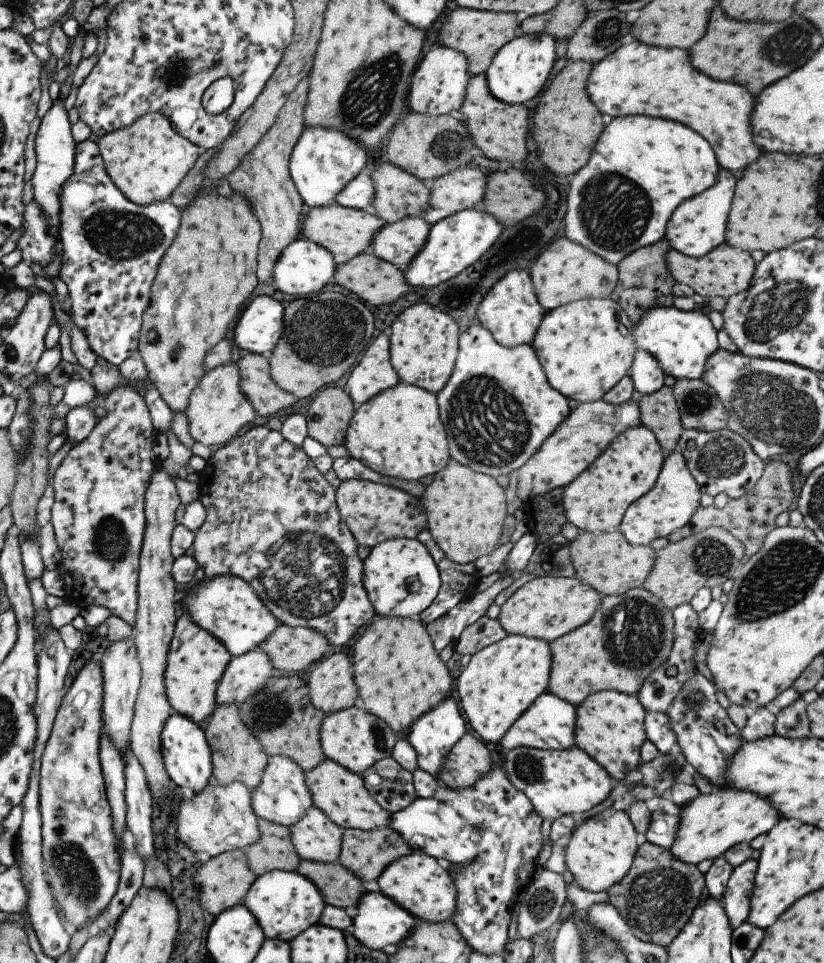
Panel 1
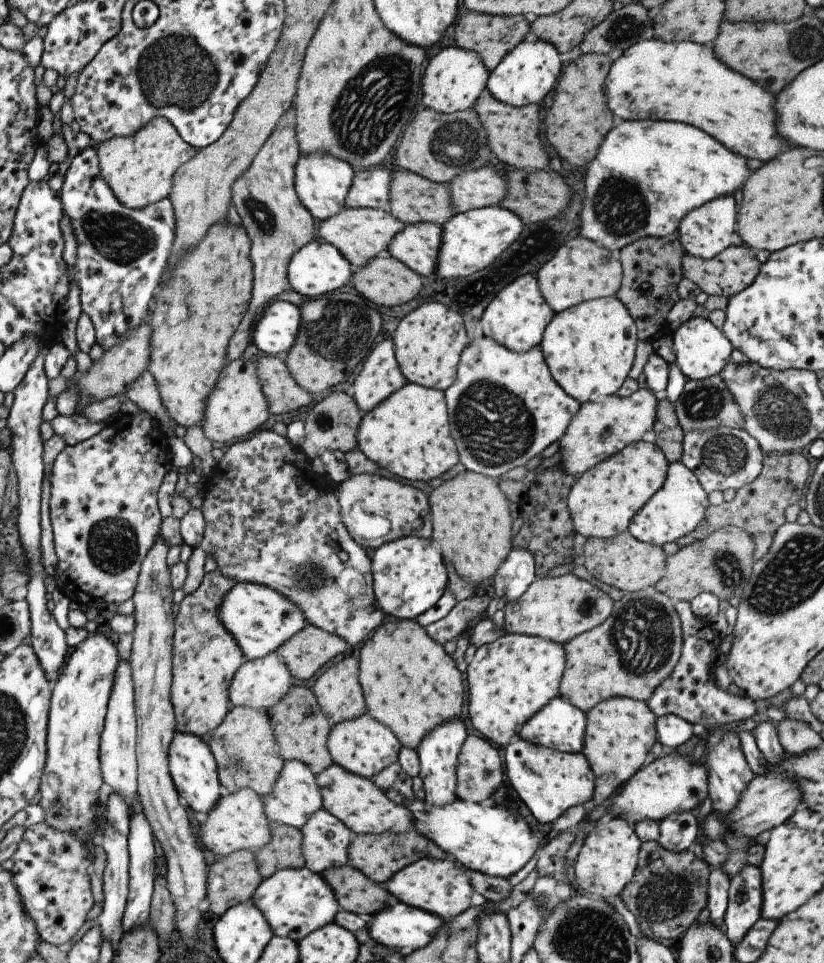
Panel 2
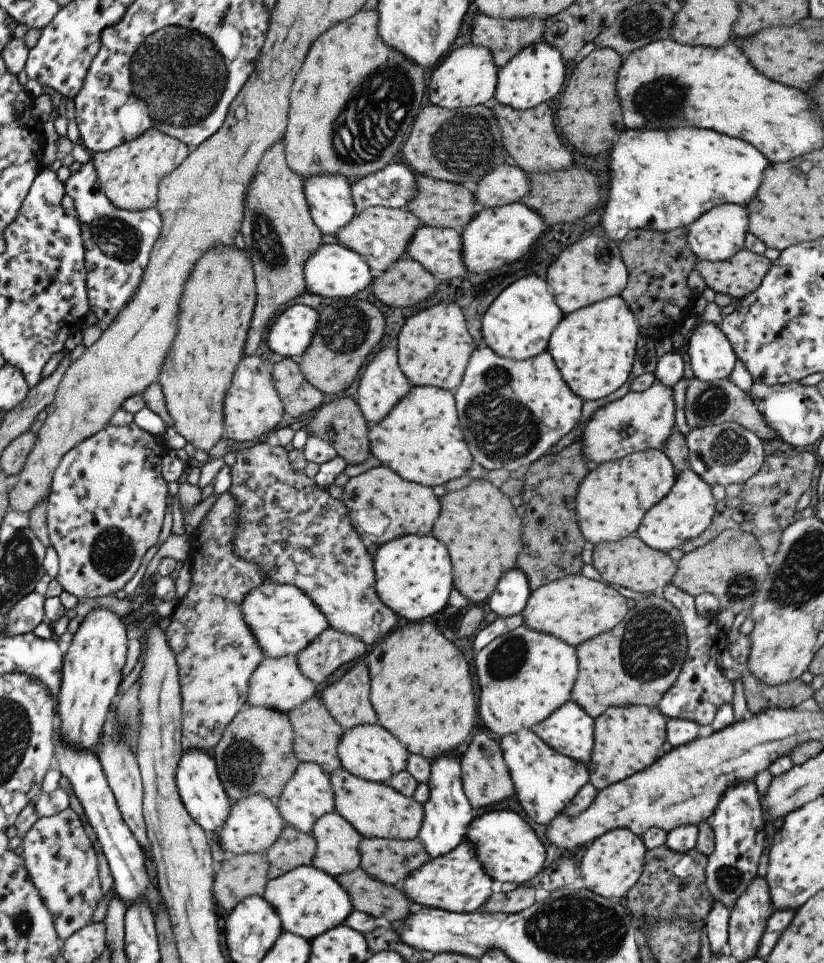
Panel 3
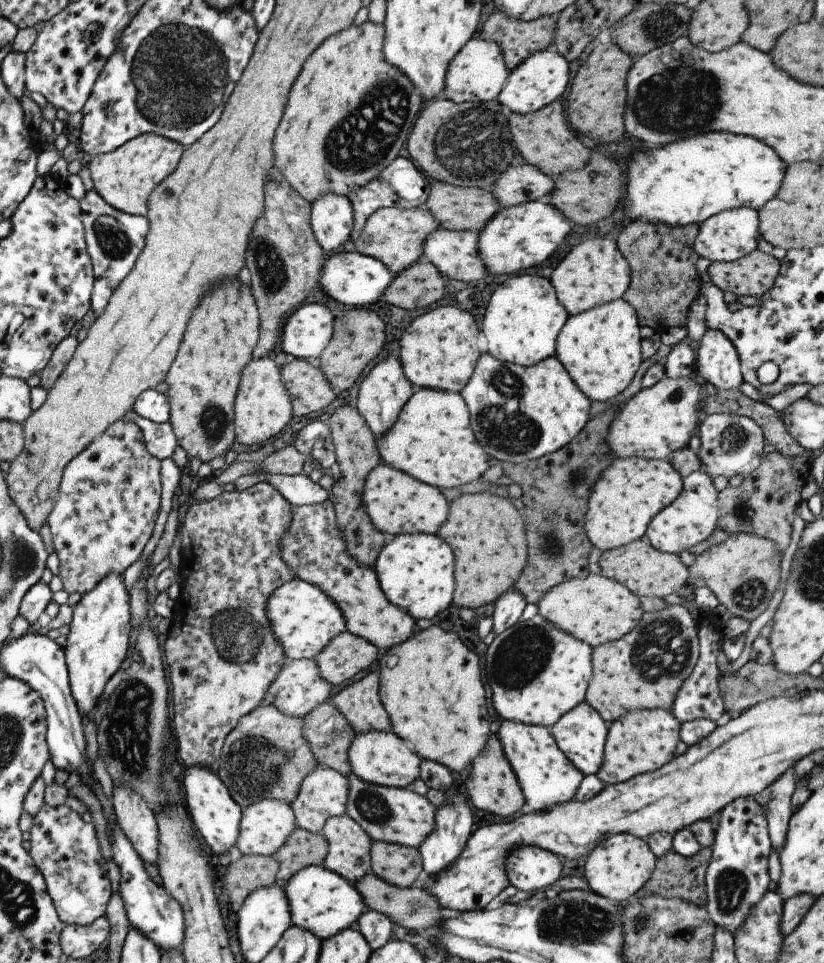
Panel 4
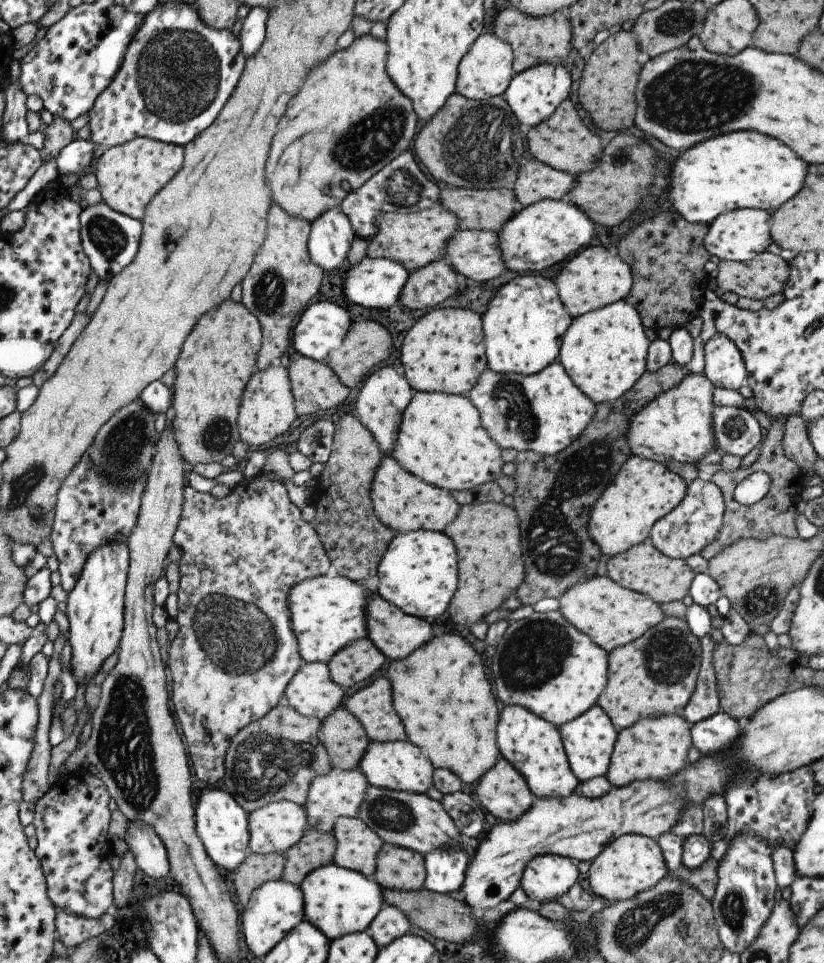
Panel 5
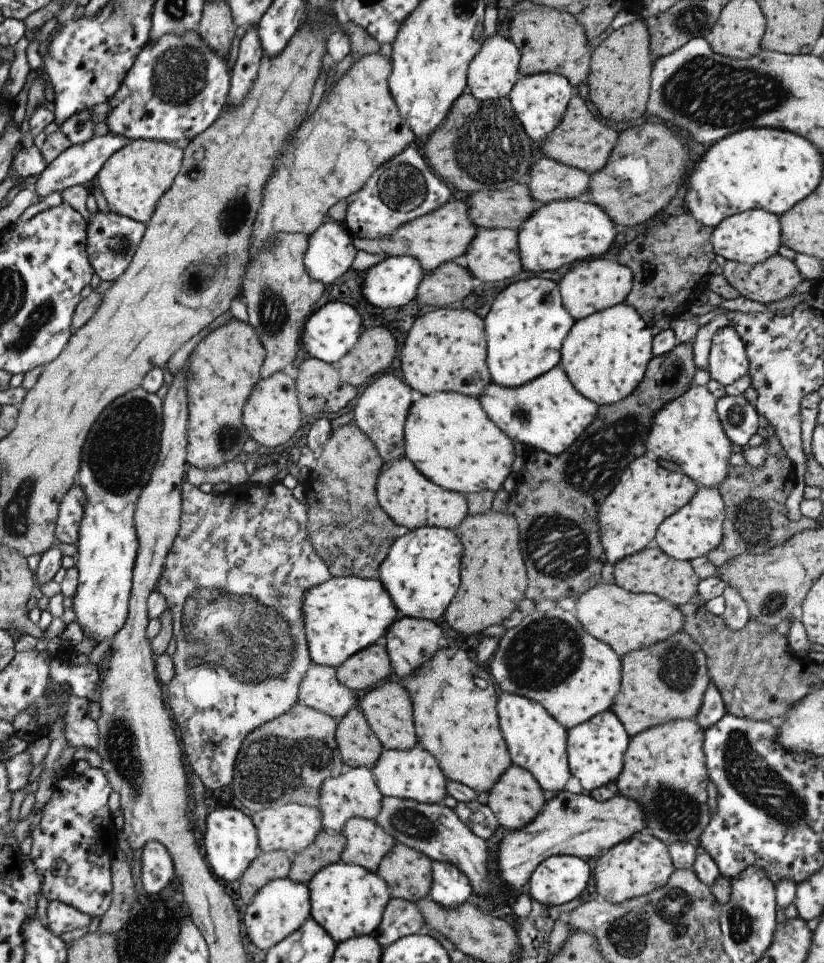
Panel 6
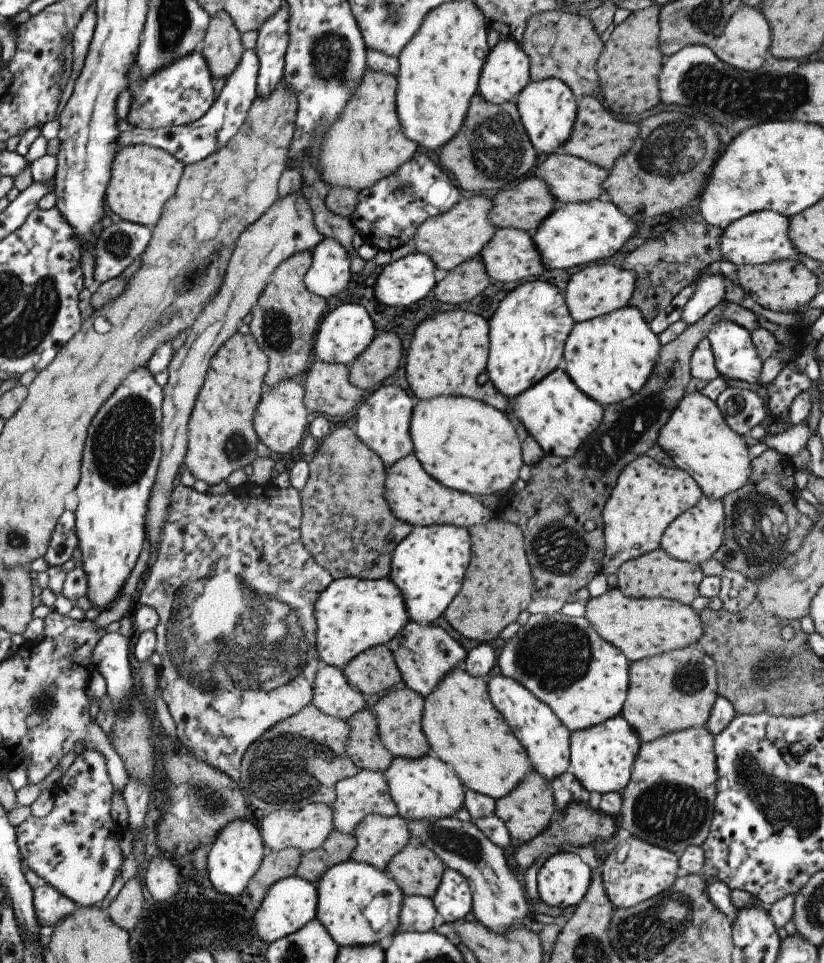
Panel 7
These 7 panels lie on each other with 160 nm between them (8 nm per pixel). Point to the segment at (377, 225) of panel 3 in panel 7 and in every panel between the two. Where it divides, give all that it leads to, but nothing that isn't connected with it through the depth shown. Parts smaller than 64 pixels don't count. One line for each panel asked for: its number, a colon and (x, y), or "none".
4: (395, 236)
5: (415, 238)
6: (442, 235)
7: (459, 234)

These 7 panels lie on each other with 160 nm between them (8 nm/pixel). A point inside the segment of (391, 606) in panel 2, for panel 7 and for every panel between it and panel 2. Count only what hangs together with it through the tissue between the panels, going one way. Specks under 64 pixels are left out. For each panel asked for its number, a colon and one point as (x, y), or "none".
3: (413, 575)
4: (415, 571)
5: (417, 572)
6: (421, 571)
7: (428, 565)

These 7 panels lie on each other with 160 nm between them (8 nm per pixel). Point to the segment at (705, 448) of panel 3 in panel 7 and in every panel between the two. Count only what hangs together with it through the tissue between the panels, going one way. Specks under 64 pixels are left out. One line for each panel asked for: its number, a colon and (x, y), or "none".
4: (729, 444)
5: (735, 431)
6: (739, 420)
7: (742, 409)

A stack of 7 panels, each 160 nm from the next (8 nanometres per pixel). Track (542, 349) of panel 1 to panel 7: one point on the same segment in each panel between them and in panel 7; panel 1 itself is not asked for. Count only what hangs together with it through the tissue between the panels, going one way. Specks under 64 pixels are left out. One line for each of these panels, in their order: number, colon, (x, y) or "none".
2: (588, 348)
3: (593, 347)
4: (599, 348)
5: (603, 351)
6: (604, 355)
7: (608, 358)

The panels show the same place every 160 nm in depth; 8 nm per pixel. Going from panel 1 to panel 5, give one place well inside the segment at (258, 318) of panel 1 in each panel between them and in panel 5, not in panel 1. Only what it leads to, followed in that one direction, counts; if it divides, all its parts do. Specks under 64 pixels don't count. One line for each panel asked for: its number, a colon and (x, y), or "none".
2: (273, 333)
3: (290, 332)
4: (305, 333)
5: (320, 328)

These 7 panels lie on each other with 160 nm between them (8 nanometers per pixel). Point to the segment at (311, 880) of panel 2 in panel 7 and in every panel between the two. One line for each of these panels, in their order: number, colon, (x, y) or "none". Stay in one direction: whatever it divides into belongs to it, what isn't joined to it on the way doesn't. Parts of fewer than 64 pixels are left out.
3: (308, 902)
4: (320, 901)
5: (337, 901)
6: (347, 901)
7: (358, 905)

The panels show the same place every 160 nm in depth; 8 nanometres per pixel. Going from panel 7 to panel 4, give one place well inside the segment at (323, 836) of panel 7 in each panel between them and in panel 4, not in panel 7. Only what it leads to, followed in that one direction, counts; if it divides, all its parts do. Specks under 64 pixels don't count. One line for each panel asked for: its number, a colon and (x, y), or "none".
4: (263, 827)
5: (273, 828)
6: (290, 828)

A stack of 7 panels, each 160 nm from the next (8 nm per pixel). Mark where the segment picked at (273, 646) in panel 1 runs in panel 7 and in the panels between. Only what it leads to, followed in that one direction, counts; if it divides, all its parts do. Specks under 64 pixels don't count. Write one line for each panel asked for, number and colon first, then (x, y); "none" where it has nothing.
2: (303, 654)
3: (324, 654)
4: (344, 655)
5: (355, 662)
6: (362, 670)
7: (373, 669)

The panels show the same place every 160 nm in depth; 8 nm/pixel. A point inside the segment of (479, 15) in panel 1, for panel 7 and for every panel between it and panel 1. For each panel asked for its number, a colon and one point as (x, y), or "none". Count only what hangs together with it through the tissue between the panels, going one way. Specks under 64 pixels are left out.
2: (491, 36)
3: (502, 38)
4: (517, 39)
5: (546, 39)
6: (549, 40)
7: (559, 45)

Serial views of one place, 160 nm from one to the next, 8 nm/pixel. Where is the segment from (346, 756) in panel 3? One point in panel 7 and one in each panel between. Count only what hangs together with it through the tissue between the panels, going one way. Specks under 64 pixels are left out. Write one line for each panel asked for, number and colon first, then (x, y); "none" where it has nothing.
4: (379, 757)
5: (395, 765)
6: (413, 774)
7: (425, 788)

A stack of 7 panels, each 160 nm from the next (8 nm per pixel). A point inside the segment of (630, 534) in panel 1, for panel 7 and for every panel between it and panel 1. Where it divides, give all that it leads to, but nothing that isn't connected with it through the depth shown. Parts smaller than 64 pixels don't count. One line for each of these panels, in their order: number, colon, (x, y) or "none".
2: (677, 507)
3: (686, 510)
4: (691, 517)
5: (694, 522)
6: (696, 528)
7: (693, 537)

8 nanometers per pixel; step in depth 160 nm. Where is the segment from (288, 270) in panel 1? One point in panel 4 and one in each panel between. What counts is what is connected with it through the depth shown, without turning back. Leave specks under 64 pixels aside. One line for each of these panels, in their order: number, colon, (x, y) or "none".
2: (316, 268)
3: (332, 270)
4: (348, 277)

